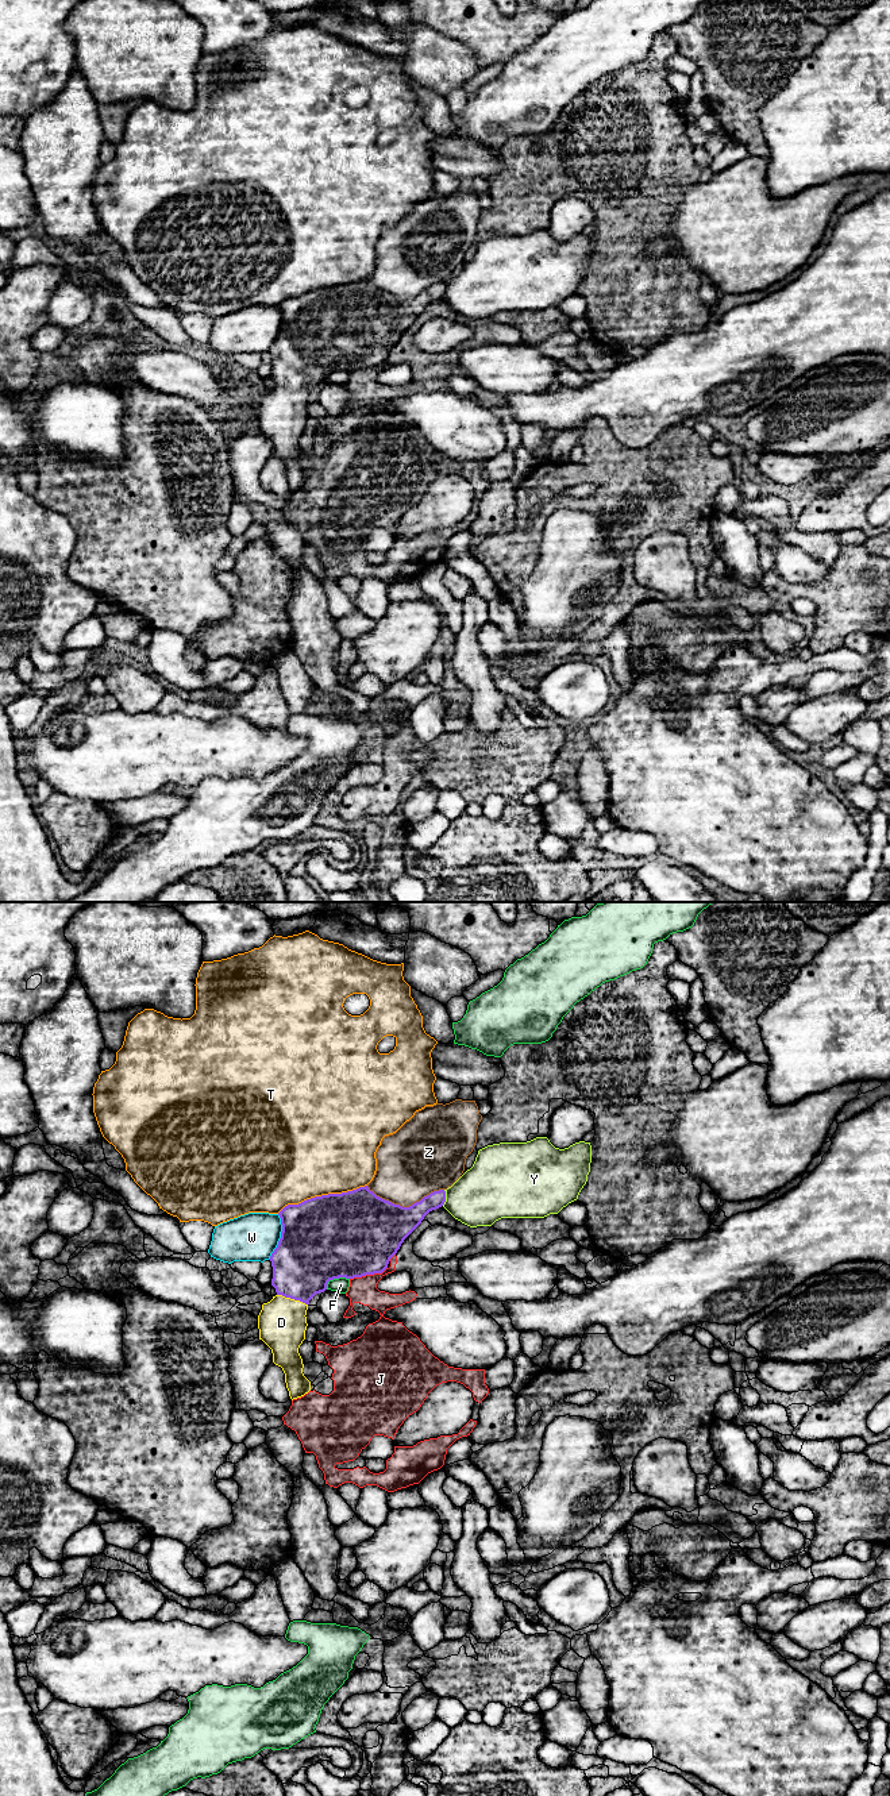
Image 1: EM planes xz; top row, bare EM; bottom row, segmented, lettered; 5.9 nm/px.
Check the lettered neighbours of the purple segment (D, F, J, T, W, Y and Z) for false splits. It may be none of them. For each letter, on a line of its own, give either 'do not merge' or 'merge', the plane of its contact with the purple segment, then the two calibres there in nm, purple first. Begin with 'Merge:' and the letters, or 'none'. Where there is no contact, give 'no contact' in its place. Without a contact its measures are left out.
Merge: D
D: merge; contact in xz; calibres 380 and 280 nm
F: do not merge; contact in xz; calibres 500 and 90 nm
J: do not merge; contact in xz; calibres 500 and 160 nm
T: do not merge; contact in xz; calibres 500 and 500 nm
W: do not merge; contact in xz; calibres 500 and 280 nm
Y: do not merge; contact in xz; calibres 140 and 360 nm
Z: do not merge; contact in xz; calibres 400 and 400 nm

